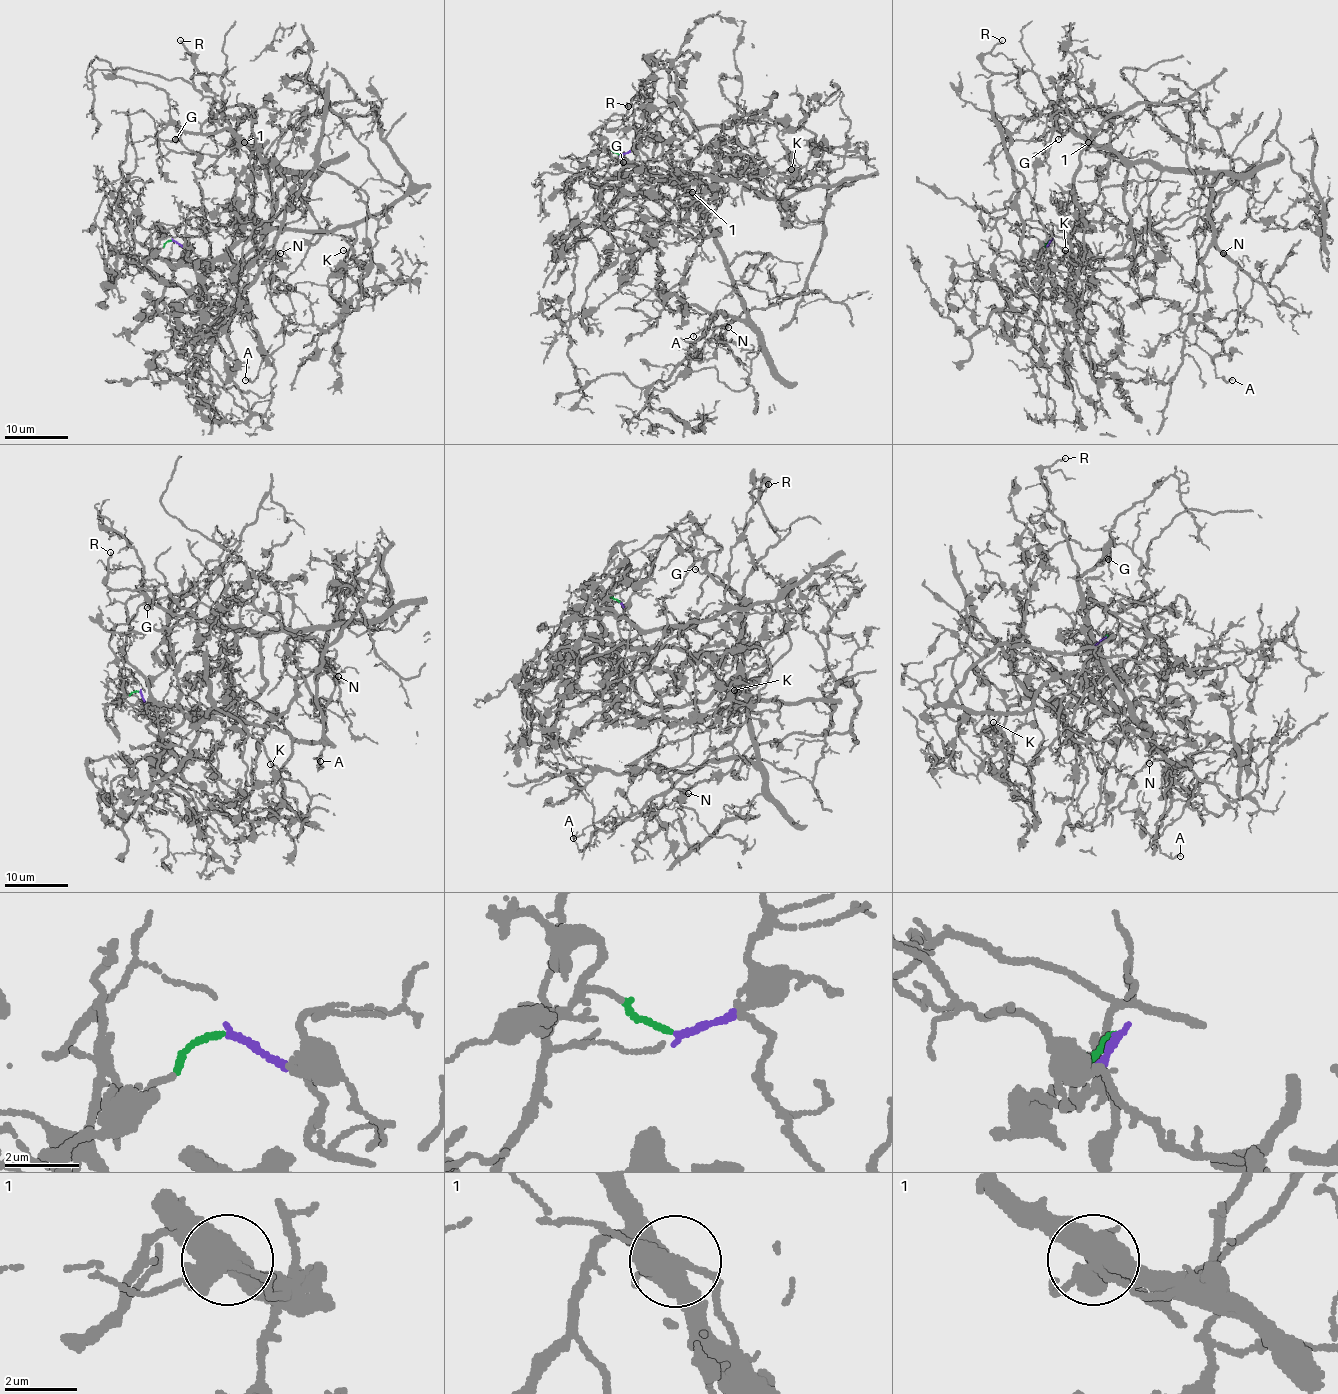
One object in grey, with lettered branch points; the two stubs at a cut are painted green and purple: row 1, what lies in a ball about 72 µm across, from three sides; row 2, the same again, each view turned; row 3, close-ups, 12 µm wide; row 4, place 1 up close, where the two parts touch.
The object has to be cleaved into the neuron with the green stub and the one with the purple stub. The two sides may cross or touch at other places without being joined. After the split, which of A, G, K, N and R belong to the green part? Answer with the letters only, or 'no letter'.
A, G, N, R

